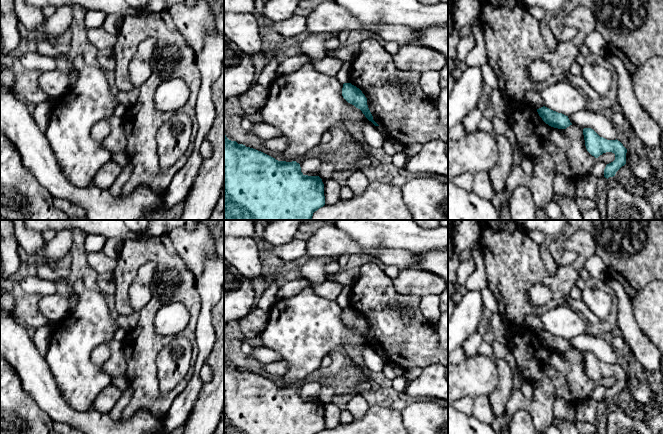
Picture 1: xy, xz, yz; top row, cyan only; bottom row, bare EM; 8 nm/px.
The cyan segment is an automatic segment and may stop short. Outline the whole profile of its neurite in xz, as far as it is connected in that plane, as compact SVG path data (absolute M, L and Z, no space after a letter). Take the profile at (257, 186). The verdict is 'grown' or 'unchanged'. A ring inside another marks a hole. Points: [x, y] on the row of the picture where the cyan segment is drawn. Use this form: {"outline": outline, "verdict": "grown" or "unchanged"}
{"outline": "M224 133L224 220L312 220L313 213L324 205L324 184L319 176L304 175L296 161L278 161L229 140Z", "verdict": "unchanged"}

